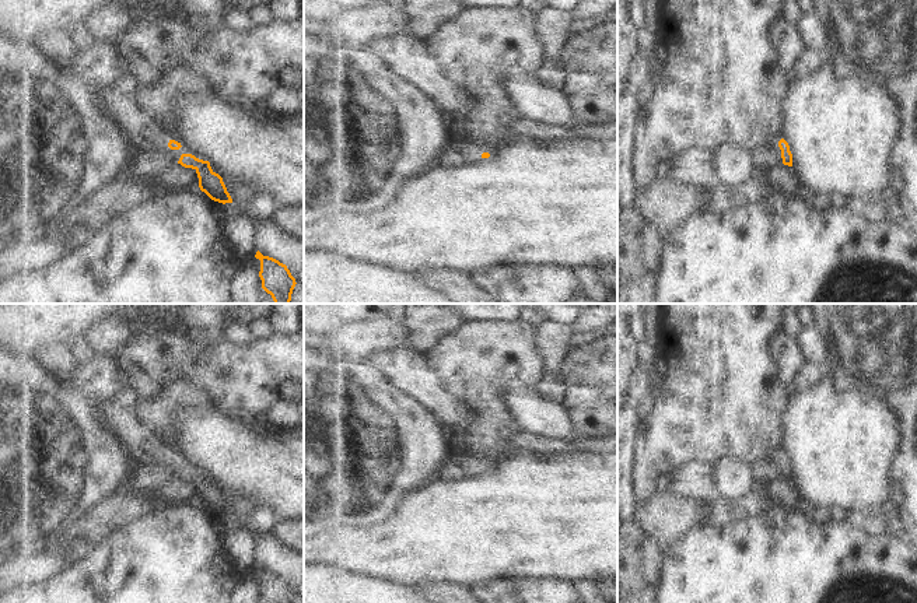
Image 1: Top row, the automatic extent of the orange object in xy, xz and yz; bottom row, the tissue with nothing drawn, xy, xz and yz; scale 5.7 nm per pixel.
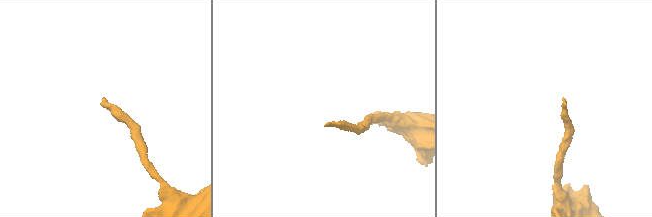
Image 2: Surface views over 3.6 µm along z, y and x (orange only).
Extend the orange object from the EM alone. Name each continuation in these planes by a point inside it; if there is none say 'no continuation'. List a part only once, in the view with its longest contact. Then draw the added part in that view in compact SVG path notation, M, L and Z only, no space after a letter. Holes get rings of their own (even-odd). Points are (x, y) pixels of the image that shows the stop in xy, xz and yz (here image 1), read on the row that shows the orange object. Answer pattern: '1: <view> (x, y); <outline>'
no continuation

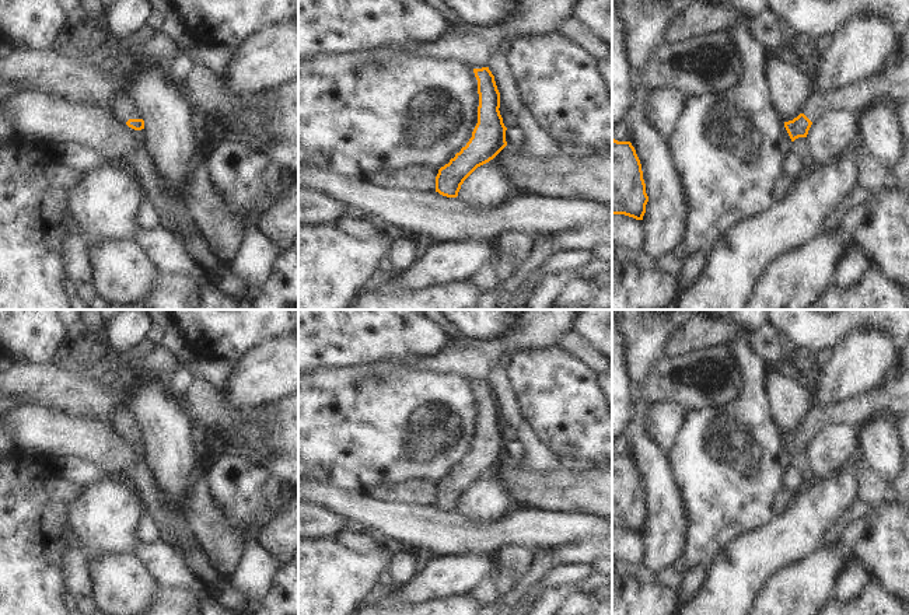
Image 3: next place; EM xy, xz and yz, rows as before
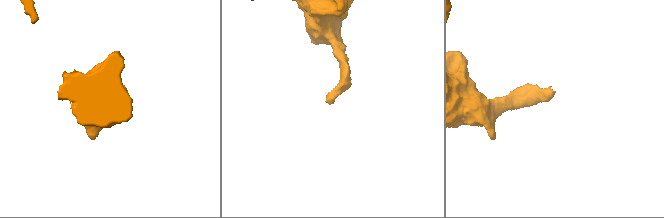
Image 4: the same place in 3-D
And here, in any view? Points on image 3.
1: xy (128, 108); M123 95L115 102L116 116L122 122L127 122L129 119L144 119L144 115L137 104L137 101L132 95Z

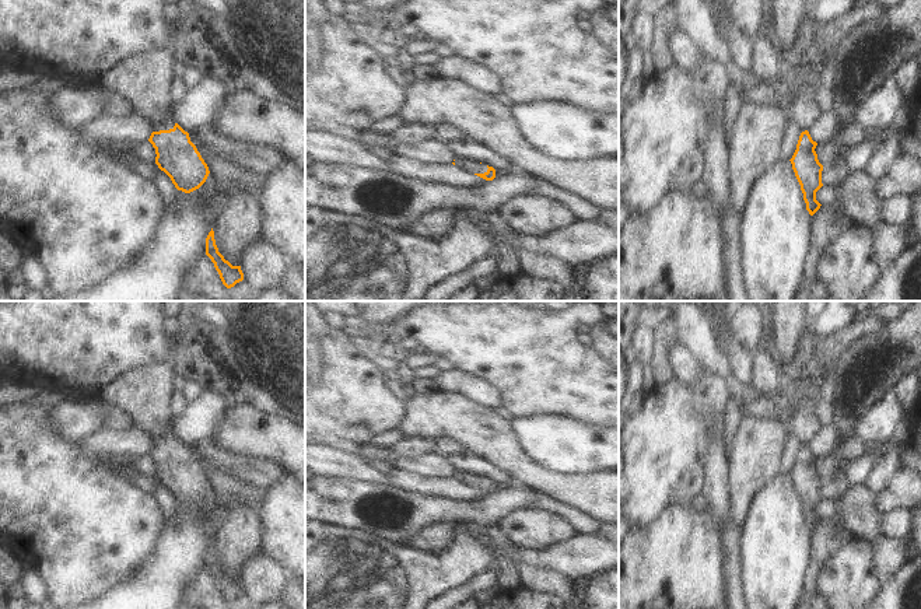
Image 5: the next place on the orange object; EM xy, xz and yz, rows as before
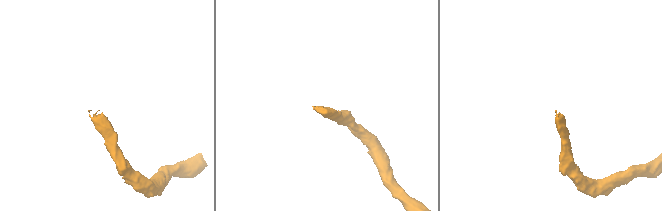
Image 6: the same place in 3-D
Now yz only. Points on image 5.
no continuation

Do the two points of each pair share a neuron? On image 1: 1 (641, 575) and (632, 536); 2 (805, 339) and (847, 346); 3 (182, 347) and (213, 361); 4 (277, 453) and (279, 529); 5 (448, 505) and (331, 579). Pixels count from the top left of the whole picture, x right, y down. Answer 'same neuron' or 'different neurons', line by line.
1: same neuron
2: different neurons
3: same neuron
4: different neurons
5: different neurons

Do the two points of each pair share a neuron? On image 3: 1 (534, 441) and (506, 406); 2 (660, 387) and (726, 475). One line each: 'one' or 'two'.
1: one
2: two

